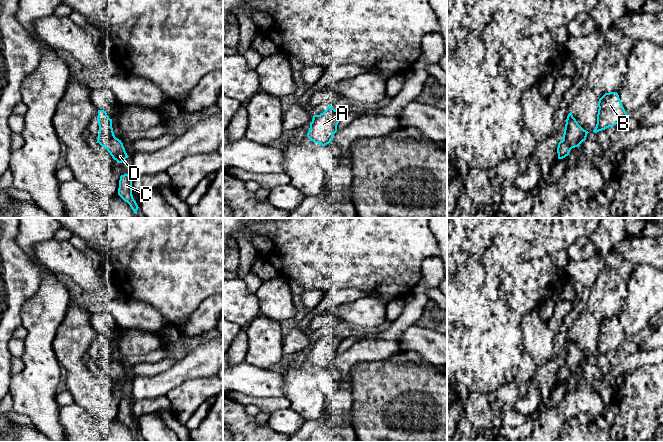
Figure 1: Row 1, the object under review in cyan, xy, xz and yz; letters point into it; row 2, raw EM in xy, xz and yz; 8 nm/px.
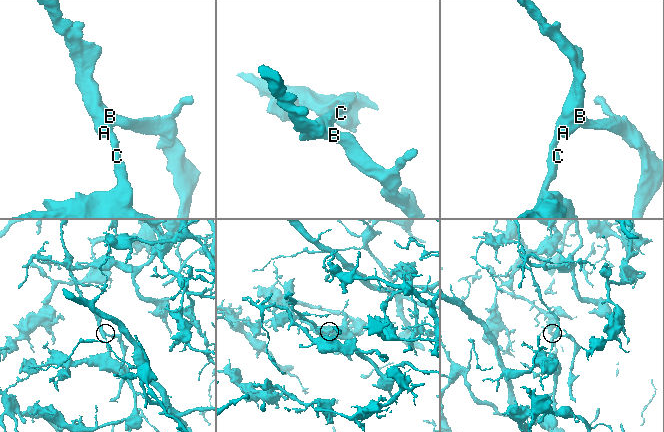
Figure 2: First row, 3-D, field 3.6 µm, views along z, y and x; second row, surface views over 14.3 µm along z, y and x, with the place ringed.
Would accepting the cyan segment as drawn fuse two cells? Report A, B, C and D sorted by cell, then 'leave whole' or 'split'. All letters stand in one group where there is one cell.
groups A B / C D; split

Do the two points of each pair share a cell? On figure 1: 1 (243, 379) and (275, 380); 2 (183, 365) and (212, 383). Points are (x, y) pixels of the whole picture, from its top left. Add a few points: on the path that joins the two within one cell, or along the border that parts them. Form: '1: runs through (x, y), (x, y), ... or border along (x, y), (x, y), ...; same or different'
1: runs through (251, 380), (267, 380); same
2: border along (212, 375), (187, 379), (181, 384); different

